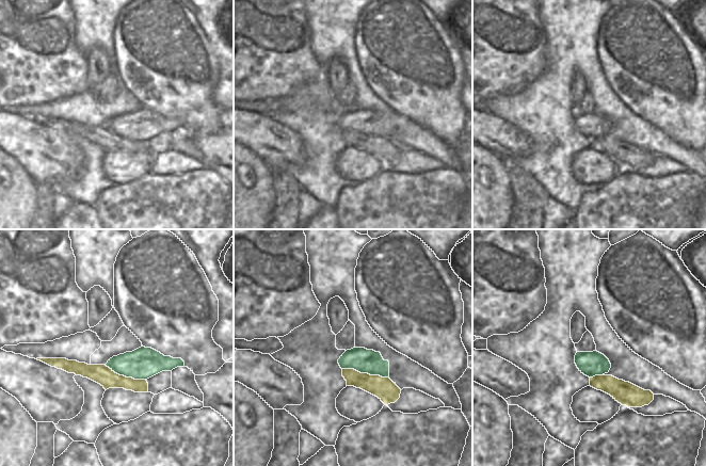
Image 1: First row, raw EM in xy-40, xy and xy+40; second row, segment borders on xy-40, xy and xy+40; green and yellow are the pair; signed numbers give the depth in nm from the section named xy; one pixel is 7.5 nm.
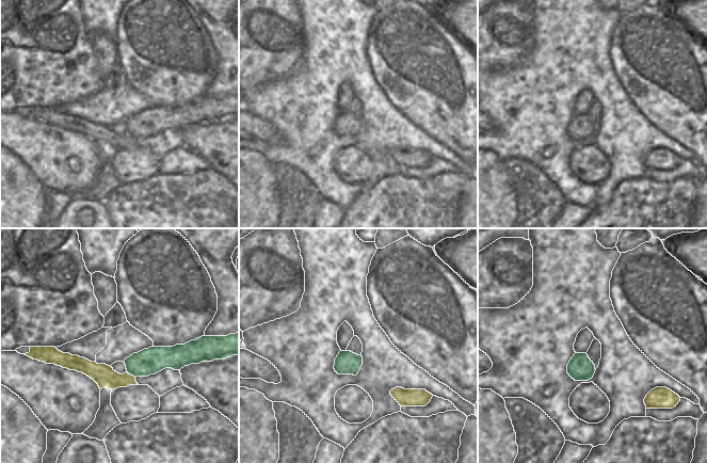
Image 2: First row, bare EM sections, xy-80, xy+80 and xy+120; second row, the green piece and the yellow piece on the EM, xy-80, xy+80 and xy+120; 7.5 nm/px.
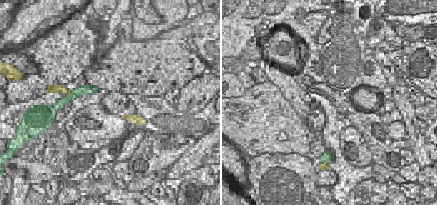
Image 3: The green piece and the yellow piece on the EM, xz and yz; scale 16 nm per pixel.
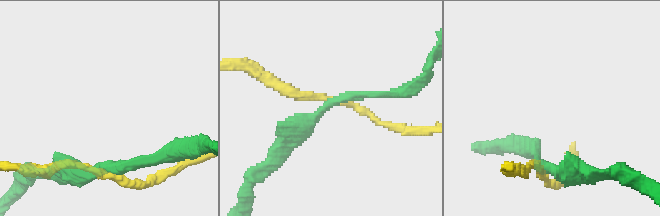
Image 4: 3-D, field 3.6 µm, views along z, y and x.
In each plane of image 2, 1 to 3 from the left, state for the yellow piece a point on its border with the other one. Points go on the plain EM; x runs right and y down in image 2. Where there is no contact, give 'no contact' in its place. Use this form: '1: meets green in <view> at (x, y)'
1: meets green in xy-80 at (131, 136)
2: no contact
3: no contact

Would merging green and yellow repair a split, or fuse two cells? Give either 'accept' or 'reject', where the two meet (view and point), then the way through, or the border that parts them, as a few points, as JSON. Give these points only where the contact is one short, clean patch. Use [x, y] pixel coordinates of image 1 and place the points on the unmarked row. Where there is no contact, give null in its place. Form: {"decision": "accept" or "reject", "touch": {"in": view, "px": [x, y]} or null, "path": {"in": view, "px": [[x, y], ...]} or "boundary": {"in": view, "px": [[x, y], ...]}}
{"decision": "reject", "touch": {"in": "xy", "px": [366, 133]}, "boundary": {"in": "xy", "px": [[342, 129], [353, 129], [360, 133], [388, 139]]}}

